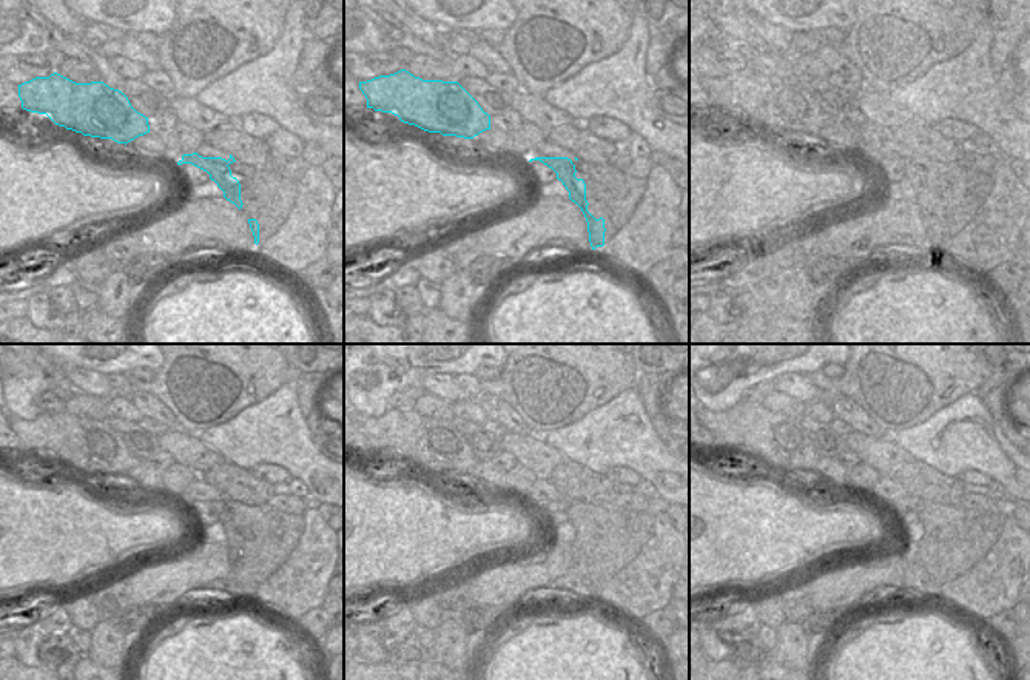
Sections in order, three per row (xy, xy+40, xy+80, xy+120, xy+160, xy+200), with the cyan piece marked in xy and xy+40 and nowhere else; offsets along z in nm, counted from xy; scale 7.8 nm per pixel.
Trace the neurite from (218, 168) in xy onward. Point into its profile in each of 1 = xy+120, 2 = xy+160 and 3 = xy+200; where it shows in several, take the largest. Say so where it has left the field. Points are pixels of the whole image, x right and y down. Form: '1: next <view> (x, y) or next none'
1: next xy+120 (250, 582)
2: next xy+160 (578, 551)
3: next xy+200 (924, 551)

